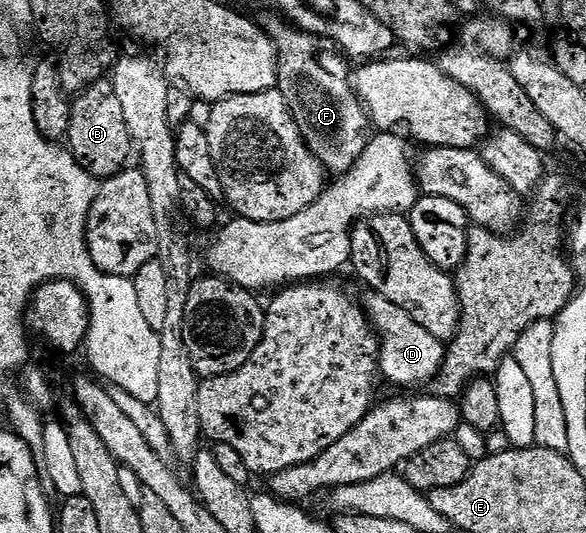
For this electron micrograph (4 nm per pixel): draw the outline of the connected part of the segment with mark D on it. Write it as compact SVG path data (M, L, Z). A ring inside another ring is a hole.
M367 294L364 310L371 327L374 328L378 341L378 370L383 380L395 383L398 387L418 387L429 385L442 368L446 356L446 347L443 340L432 337L428 329L416 325L412 317L400 305L392 305L388 297L383 295Z

